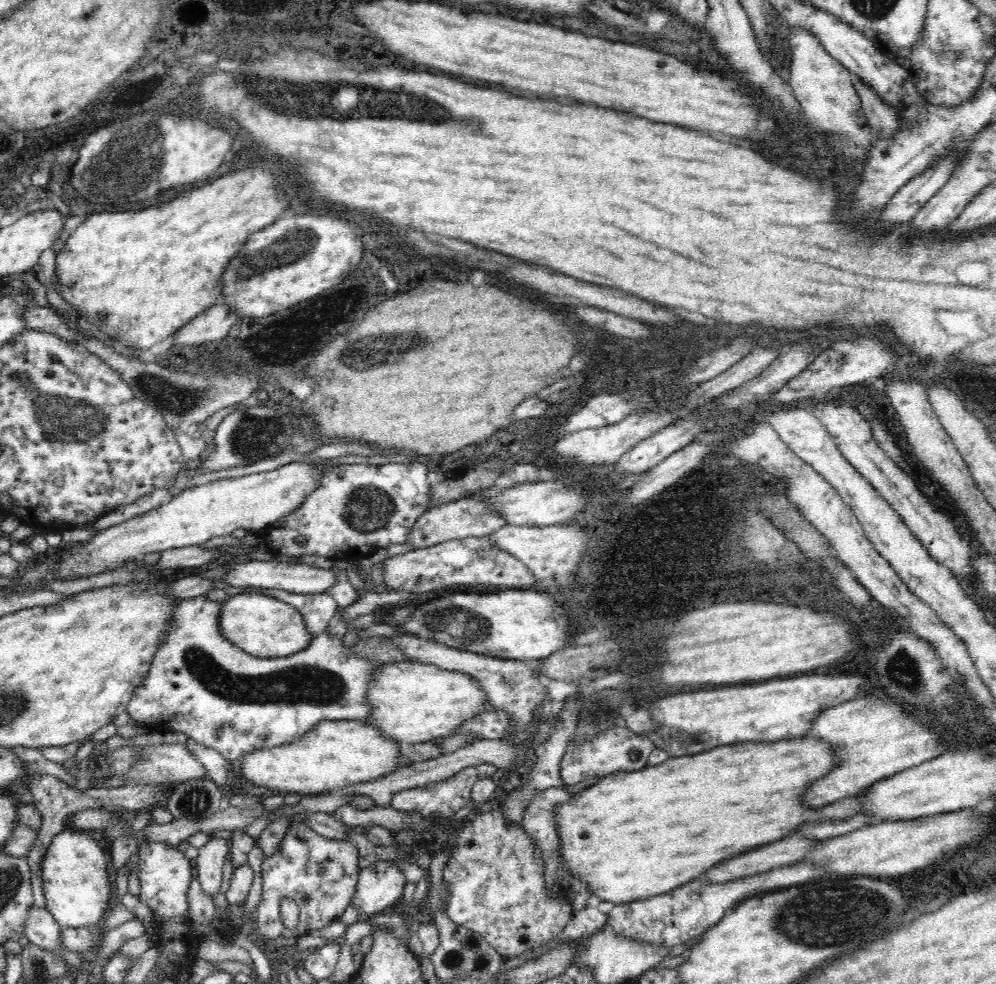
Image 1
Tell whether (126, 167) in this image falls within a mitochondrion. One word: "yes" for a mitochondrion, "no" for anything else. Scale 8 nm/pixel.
yes

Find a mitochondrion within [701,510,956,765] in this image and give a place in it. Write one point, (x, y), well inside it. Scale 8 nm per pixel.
(904, 672)

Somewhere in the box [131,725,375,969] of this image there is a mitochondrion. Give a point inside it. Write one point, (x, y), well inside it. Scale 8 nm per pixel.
(194, 801)

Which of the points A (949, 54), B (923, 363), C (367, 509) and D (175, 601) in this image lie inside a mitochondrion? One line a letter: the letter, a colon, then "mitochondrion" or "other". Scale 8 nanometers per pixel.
A: mitochondrion
B: other
C: mitochondrion
D: other

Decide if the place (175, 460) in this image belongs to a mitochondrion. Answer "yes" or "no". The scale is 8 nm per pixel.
no

